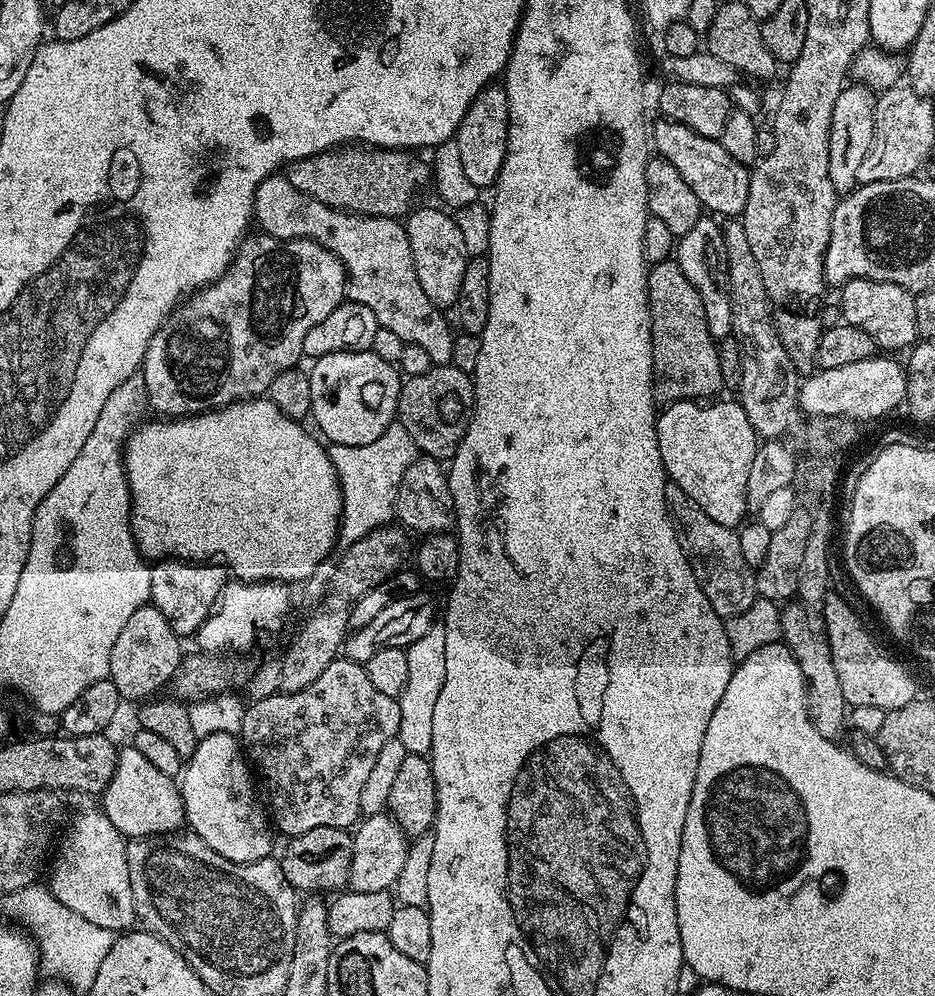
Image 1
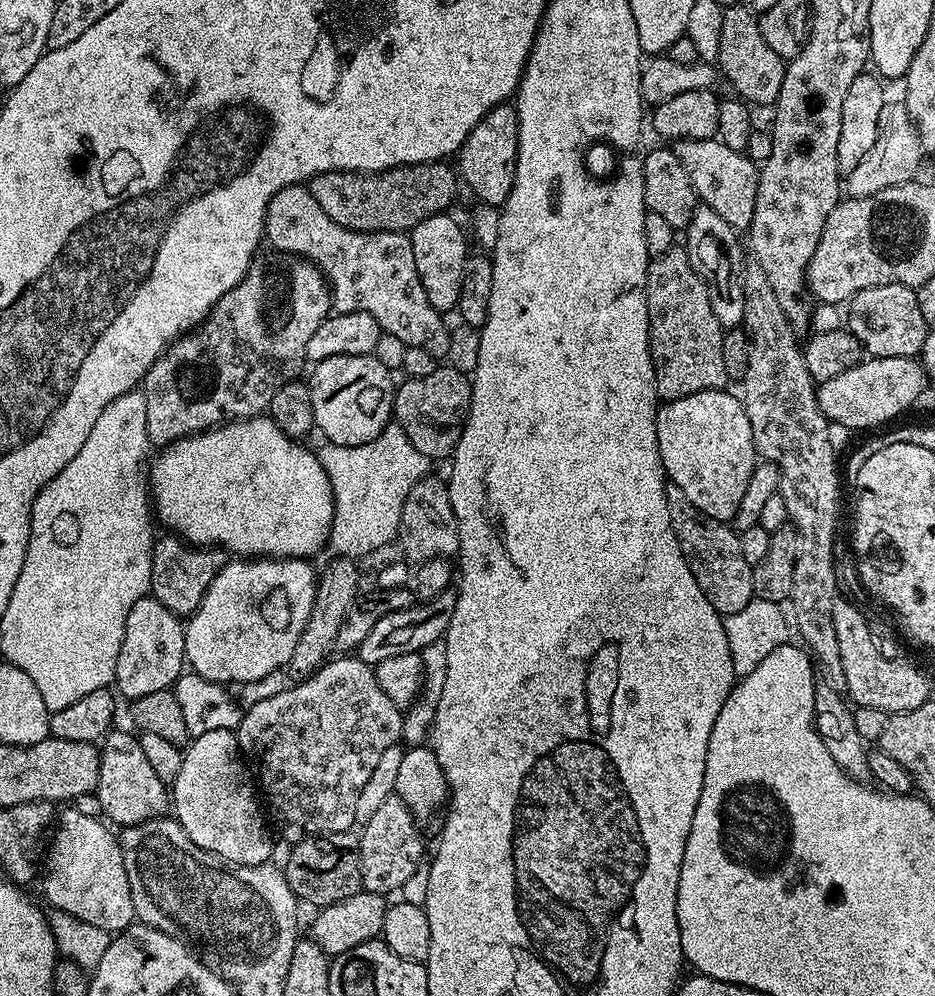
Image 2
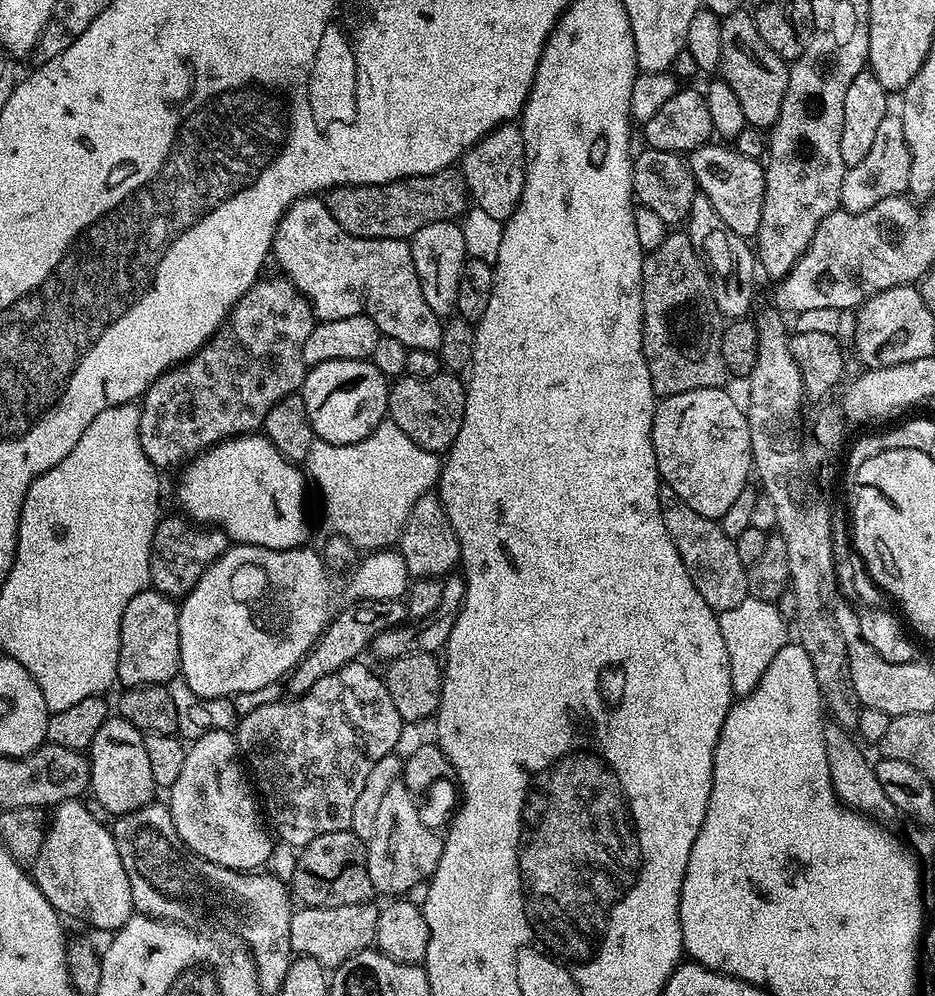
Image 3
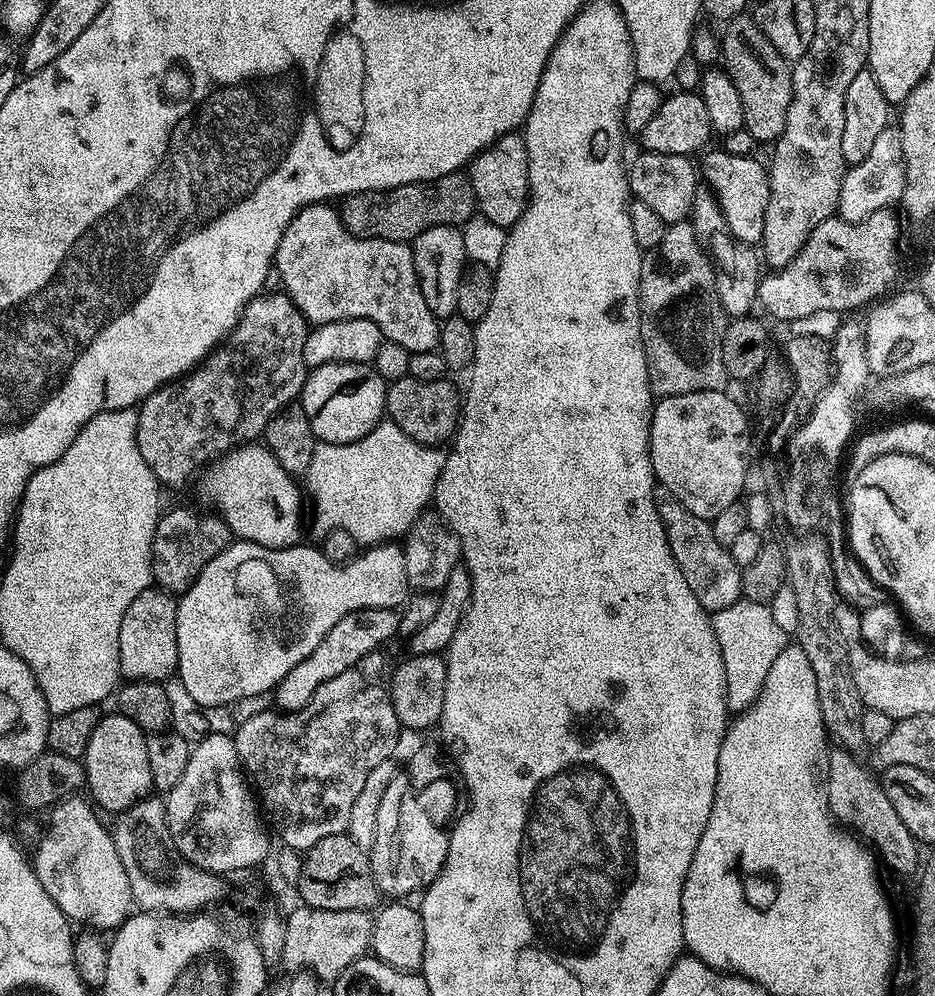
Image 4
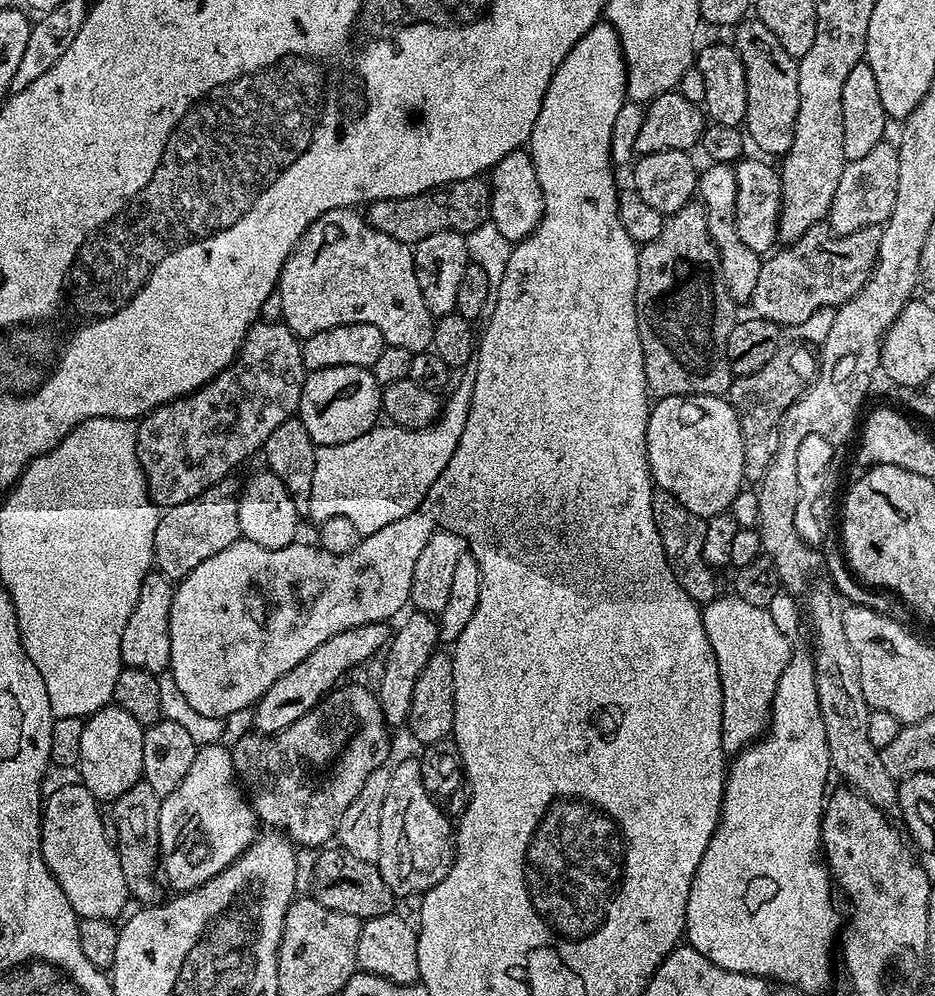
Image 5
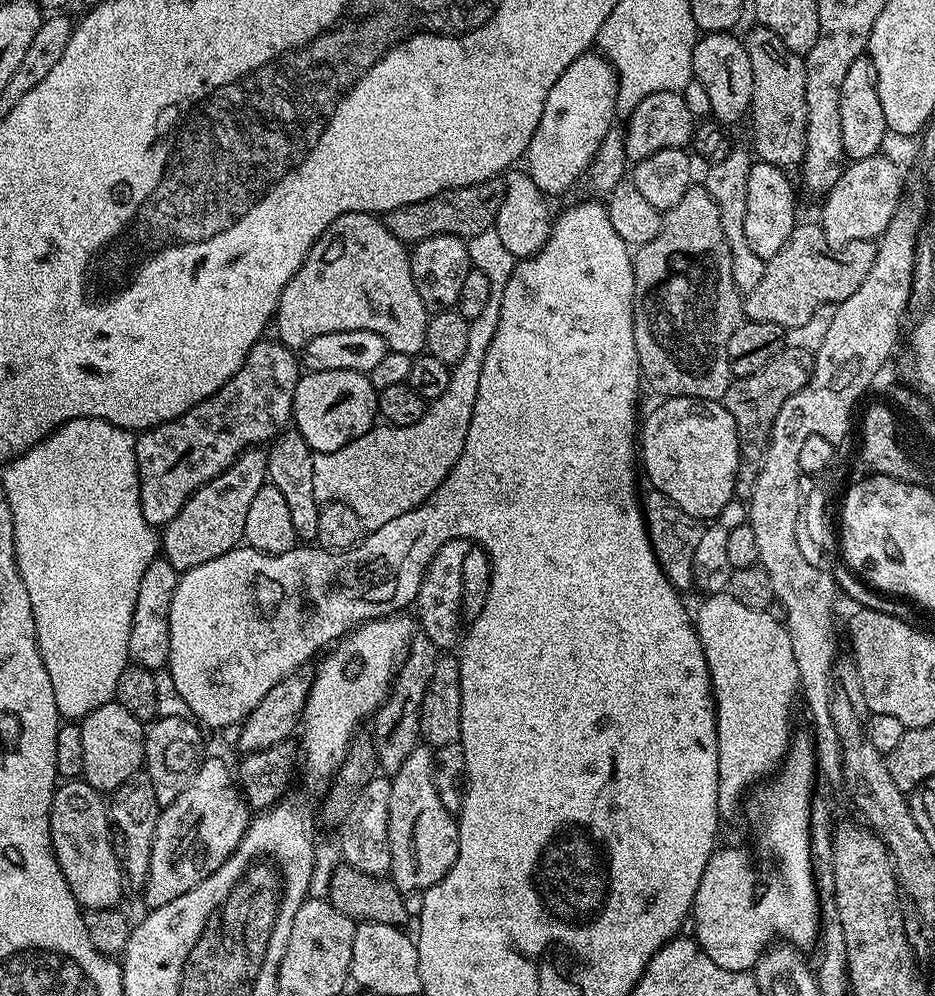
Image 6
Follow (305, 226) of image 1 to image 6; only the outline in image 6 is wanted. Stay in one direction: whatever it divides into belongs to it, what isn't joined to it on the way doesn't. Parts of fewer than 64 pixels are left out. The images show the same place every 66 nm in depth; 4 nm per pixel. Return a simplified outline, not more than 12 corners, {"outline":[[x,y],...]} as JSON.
{"outline":[[347,212],[282,290],[274,329],[303,350],[374,330],[425,351],[409,249]]}

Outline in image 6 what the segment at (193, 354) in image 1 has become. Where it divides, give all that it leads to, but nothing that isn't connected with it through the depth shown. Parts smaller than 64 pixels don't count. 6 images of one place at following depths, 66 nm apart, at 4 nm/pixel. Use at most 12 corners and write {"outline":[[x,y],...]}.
{"outline":[[261,338],[209,400],[136,436],[140,505],[168,524],[289,427],[302,375]]}

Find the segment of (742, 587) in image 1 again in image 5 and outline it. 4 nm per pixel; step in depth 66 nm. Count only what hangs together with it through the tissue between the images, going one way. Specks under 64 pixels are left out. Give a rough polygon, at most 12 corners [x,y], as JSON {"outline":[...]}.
{"outline":[[652,493],[654,526],[678,586],[703,606],[721,595],[702,554],[705,517]]}

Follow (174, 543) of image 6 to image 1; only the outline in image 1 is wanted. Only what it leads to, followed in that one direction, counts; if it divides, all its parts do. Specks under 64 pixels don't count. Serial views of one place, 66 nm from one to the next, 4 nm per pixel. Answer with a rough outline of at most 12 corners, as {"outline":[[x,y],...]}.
{"outline":[[165,558],[150,567],[150,602],[182,638],[216,608],[220,562]]}

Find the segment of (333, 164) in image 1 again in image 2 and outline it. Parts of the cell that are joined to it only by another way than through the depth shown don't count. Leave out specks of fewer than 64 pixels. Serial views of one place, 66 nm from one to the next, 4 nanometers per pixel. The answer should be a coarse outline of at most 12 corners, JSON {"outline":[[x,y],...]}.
{"outline":[[448,162],[323,172],[308,193],[355,232],[449,211]]}

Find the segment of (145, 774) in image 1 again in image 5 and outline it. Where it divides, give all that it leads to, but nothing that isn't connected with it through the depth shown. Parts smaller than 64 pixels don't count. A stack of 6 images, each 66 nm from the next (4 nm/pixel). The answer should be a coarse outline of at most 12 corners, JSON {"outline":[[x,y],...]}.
{"outline":[[126,710],[84,720],[79,783],[115,802],[141,783],[145,725]]}

